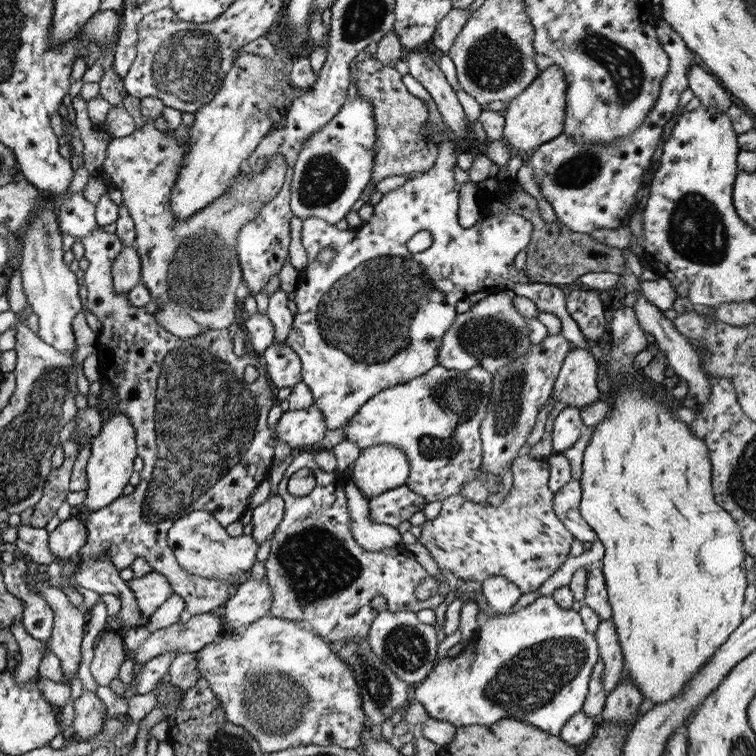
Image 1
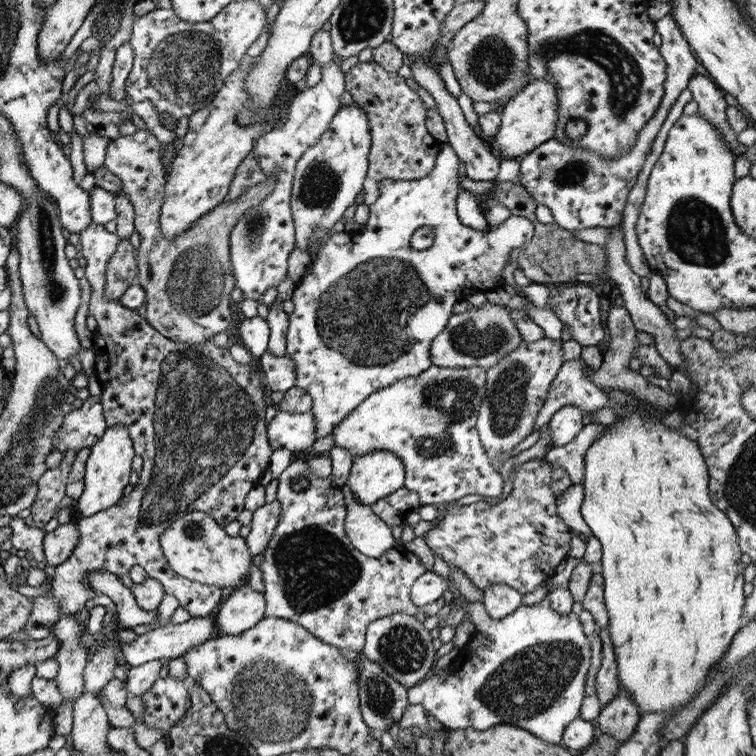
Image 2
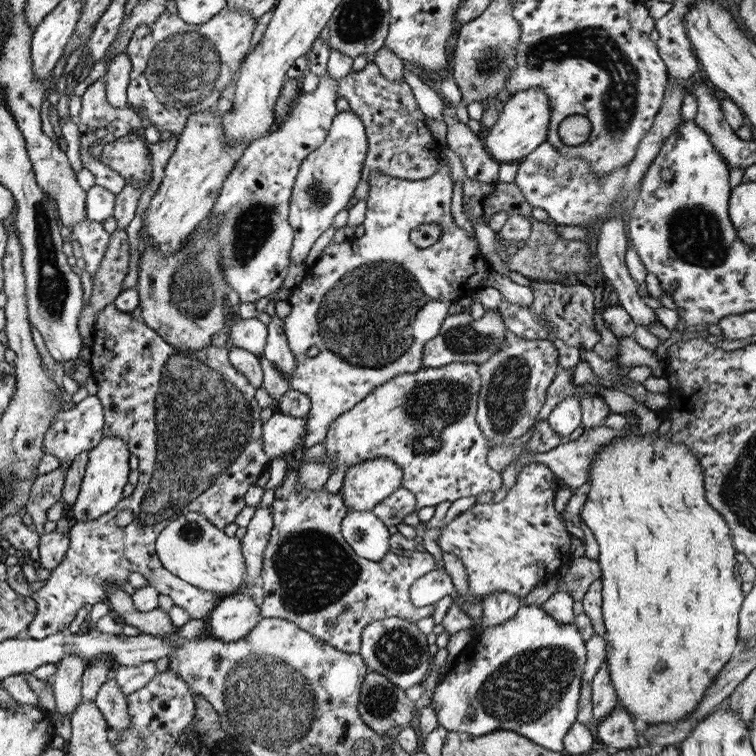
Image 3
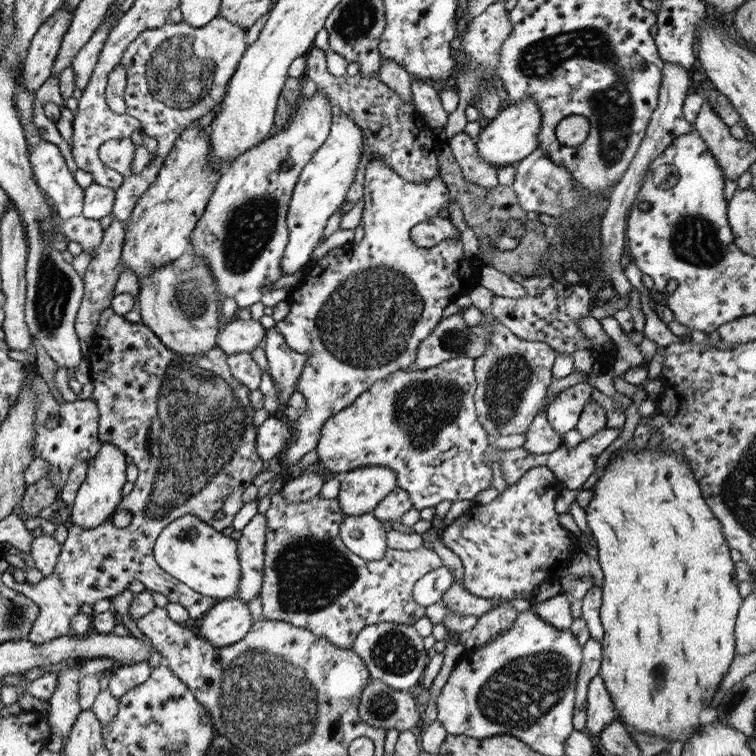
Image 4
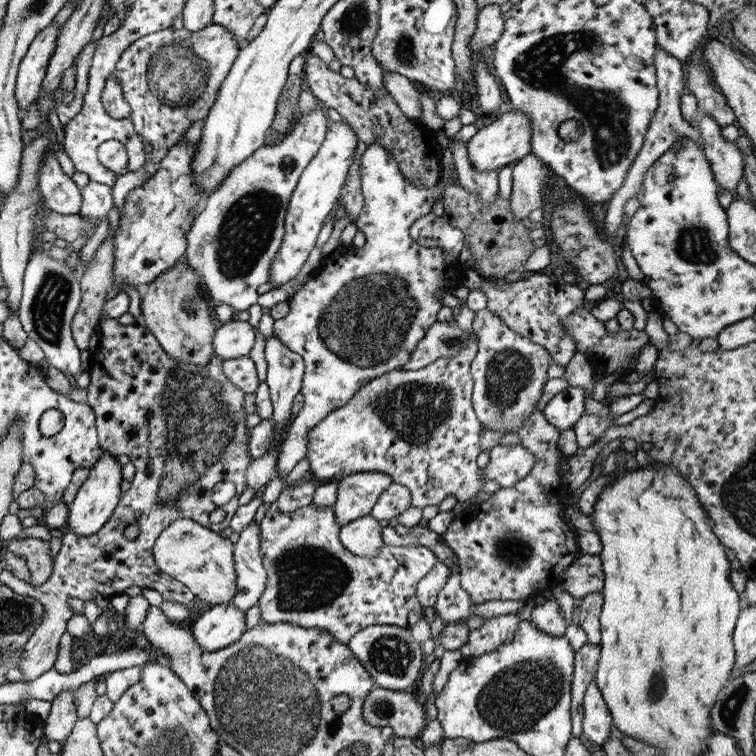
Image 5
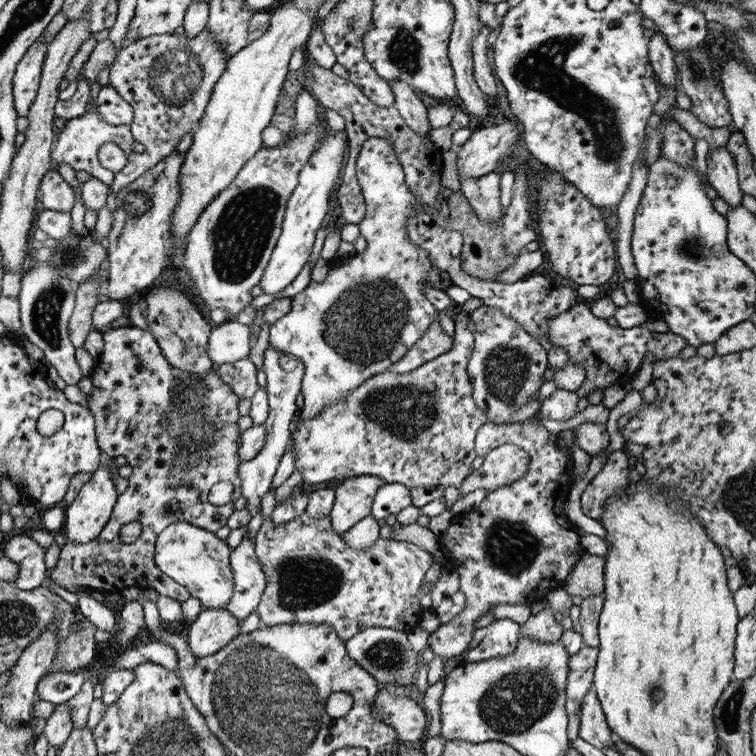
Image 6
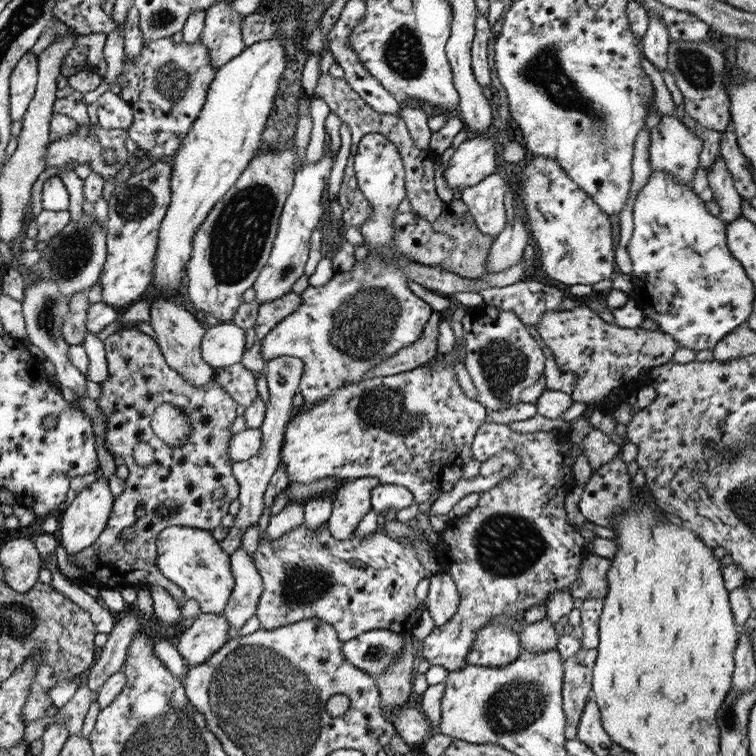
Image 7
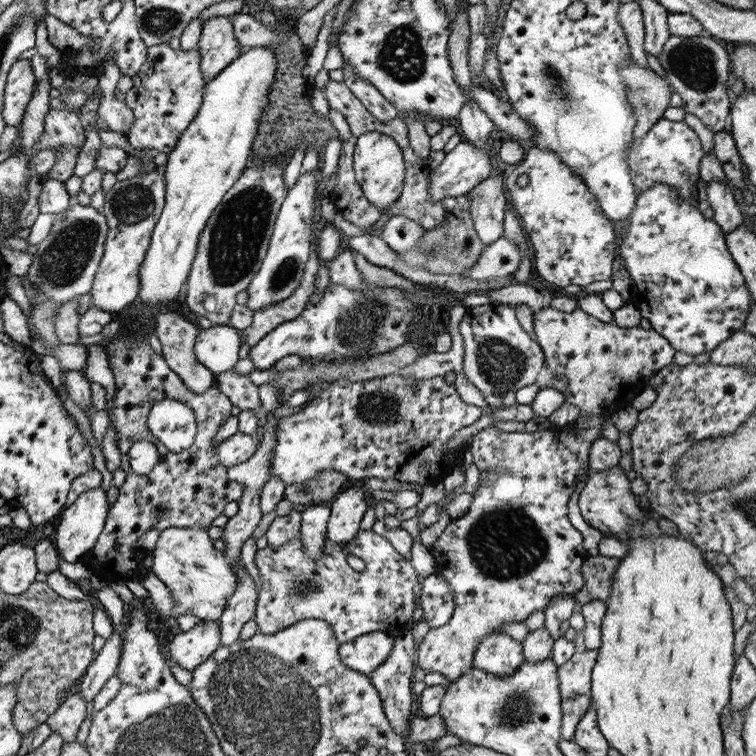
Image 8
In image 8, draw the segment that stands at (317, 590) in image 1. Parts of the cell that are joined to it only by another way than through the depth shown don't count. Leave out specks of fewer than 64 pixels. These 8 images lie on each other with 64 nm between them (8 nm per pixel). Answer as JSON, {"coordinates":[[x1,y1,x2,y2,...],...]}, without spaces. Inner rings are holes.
{"coordinates":[[361,530,355,540,340,547,325,539,318,559,310,559,300,545,299,533,281,546,267,544,264,549,256,549,255,568,261,580,252,619,257,625,257,633,271,634,283,630,303,619,319,619,332,628,338,644,346,643,368,632,381,631,388,635,401,635,412,628,411,614,415,610,413,586,421,576,413,569,409,559,402,557,383,536],[347,556,357,556,364,564,363,571,355,571,347,565]]}

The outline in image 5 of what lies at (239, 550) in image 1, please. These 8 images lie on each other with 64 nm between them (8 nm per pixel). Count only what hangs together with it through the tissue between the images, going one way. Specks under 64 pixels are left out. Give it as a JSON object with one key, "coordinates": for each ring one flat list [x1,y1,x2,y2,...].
{"coordinates":[[176,518,159,533,152,546,154,563,161,572,178,580,195,598,208,606,225,604,235,595,234,544,193,519]]}

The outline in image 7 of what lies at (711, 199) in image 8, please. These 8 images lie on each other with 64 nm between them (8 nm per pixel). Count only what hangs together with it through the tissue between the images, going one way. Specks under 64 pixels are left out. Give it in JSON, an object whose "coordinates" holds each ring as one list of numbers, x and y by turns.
{"coordinates":[[721,155,715,157,706,178,713,194,712,200,715,200,720,208,717,217,727,226,741,215,739,204,741,204,742,198,736,193,735,187,732,185,730,172,727,170,725,159]]}

